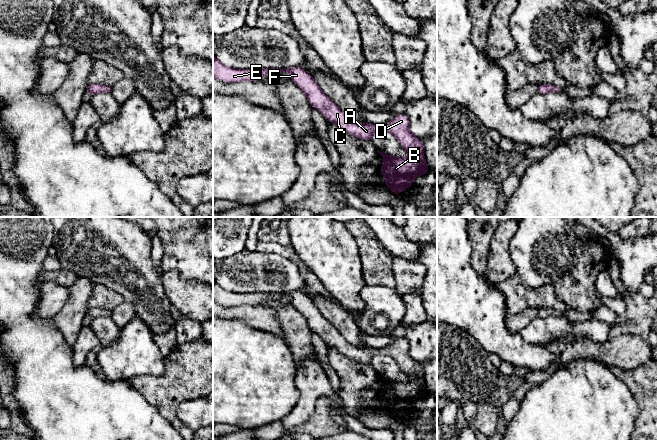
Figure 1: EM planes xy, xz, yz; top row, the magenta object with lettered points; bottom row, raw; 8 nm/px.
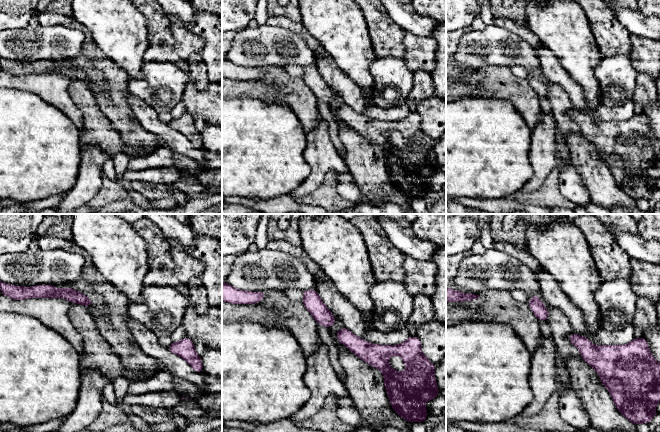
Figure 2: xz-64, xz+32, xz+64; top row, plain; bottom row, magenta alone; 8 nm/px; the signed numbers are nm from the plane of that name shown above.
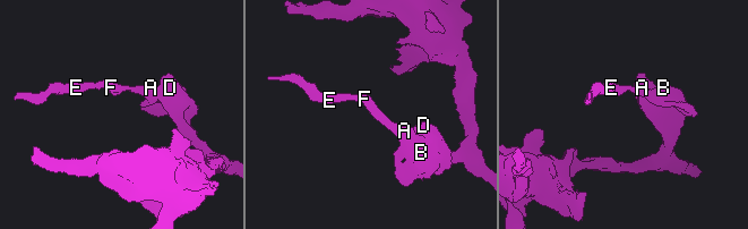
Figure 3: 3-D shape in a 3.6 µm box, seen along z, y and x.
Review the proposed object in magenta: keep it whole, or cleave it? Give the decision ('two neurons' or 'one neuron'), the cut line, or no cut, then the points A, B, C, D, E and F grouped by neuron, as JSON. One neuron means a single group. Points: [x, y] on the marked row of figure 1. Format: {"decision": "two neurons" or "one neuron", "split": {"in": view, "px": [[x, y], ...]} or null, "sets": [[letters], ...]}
{"decision": "one neuron", "split": null, "sets": [["A", "B", "C", "D", "E", "F"]]}

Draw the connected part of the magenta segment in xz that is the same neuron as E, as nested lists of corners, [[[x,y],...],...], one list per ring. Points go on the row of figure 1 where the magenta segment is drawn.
[[[213,54],[213,77],[223,82],[259,81],[267,75],[280,77],[282,72],[291,74],[291,81],[295,83],[306,95],[311,107],[340,129],[345,130],[352,136],[372,141],[375,131],[391,133],[402,145],[408,154],[407,158],[387,155],[379,150],[384,162],[378,172],[385,177],[385,186],[395,195],[405,188],[412,187],[415,177],[427,174],[430,169],[426,163],[423,142],[410,132],[410,120],[405,114],[397,115],[388,123],[375,125],[371,123],[359,124],[348,118],[343,111],[321,90],[313,76],[302,67],[284,68],[229,68],[220,63]]]

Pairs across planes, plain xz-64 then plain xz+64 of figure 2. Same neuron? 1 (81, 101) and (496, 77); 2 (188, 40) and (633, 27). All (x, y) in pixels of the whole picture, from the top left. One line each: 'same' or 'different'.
1: same
2: different

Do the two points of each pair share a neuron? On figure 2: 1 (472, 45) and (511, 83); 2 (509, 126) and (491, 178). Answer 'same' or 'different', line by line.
1: different
2: same

